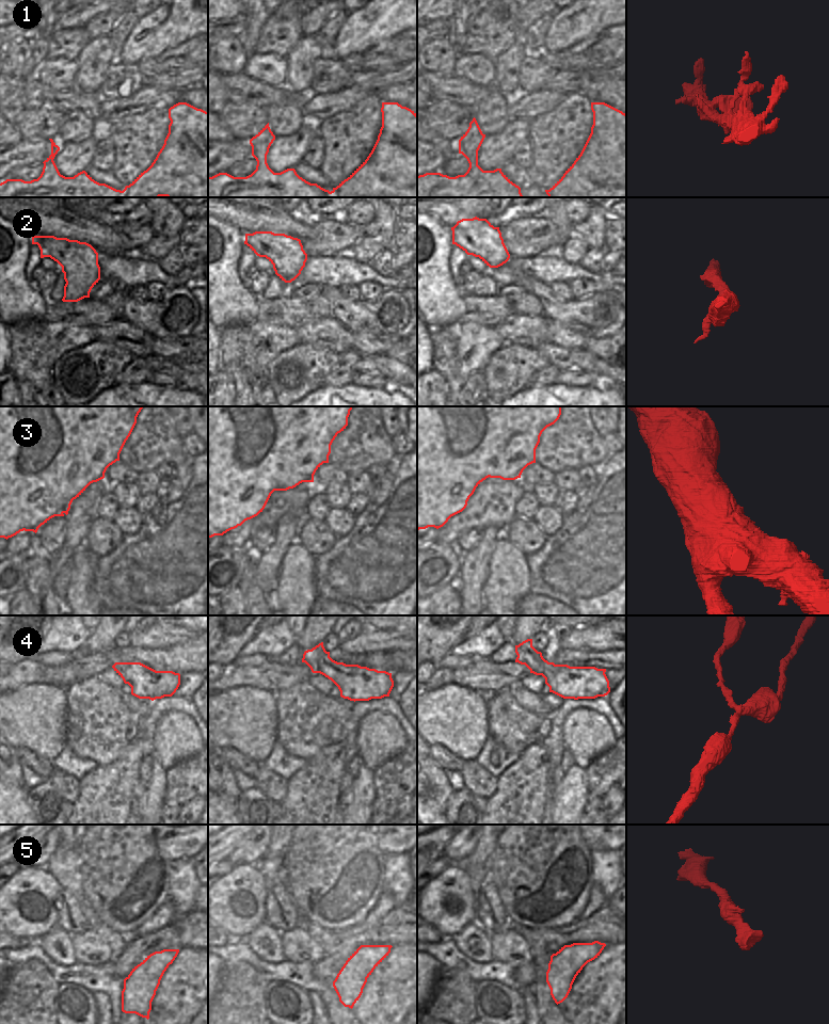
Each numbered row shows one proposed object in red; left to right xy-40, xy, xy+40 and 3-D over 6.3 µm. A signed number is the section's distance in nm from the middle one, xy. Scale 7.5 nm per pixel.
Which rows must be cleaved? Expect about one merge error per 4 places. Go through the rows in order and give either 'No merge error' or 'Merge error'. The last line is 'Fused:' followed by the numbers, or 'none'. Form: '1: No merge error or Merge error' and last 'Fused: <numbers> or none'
1: No merge error
2: No merge error
3: Merge error
4: No merge error
5: No merge error
Fused: 3

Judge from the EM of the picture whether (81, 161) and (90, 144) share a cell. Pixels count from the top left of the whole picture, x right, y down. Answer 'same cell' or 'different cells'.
same cell

